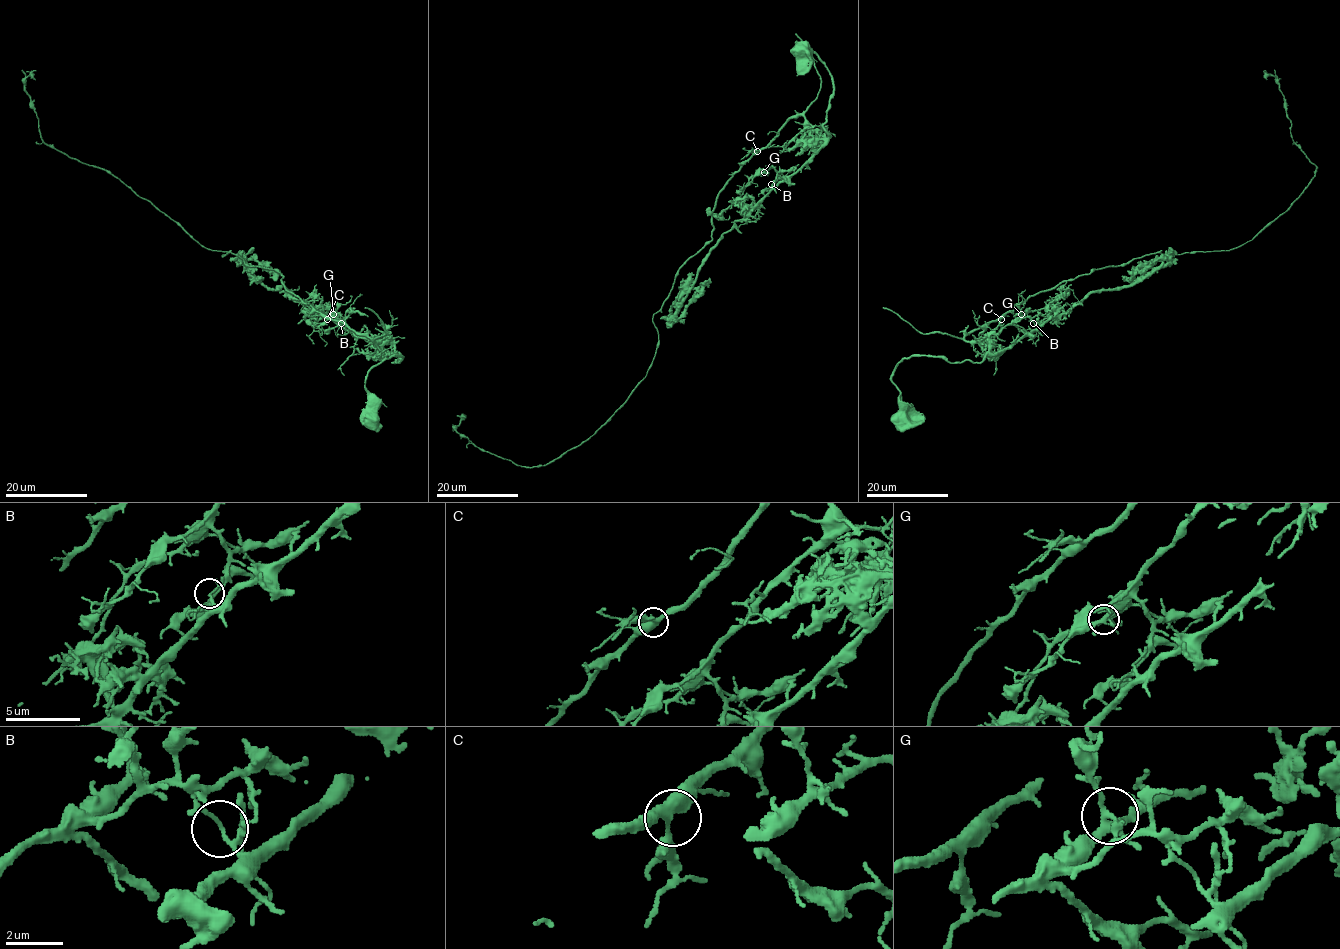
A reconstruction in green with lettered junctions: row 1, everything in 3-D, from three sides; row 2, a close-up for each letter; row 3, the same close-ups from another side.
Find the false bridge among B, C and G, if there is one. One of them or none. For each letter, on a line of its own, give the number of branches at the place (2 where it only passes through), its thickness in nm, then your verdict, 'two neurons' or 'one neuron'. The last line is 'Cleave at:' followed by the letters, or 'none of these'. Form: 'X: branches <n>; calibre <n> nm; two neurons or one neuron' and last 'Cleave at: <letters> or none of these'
B: branches 5; calibre 110 nm; two neurons
C: branches 3; calibre 400 nm; one neuron
G: branches 4; calibre 240 nm; one neuron
Cleave at: B

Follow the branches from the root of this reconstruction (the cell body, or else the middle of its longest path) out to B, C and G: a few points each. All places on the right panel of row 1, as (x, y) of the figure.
B: (900, 416), (900, 391), (892, 372), (904, 358), (980, 362), (1027, 336), (1034, 323)
C: (900, 416), (900, 391), (892, 372), (904, 358), (980, 362), (988, 354), (977, 342), (964, 338), (1001, 319)
G: (900, 416), (900, 391), (892, 372), (904, 358), (980, 362), (990, 338), (1021, 314)

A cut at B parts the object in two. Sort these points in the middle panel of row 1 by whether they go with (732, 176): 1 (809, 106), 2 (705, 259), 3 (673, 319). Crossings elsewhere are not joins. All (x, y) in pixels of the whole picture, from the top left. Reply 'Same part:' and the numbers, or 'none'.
Same part: 1

